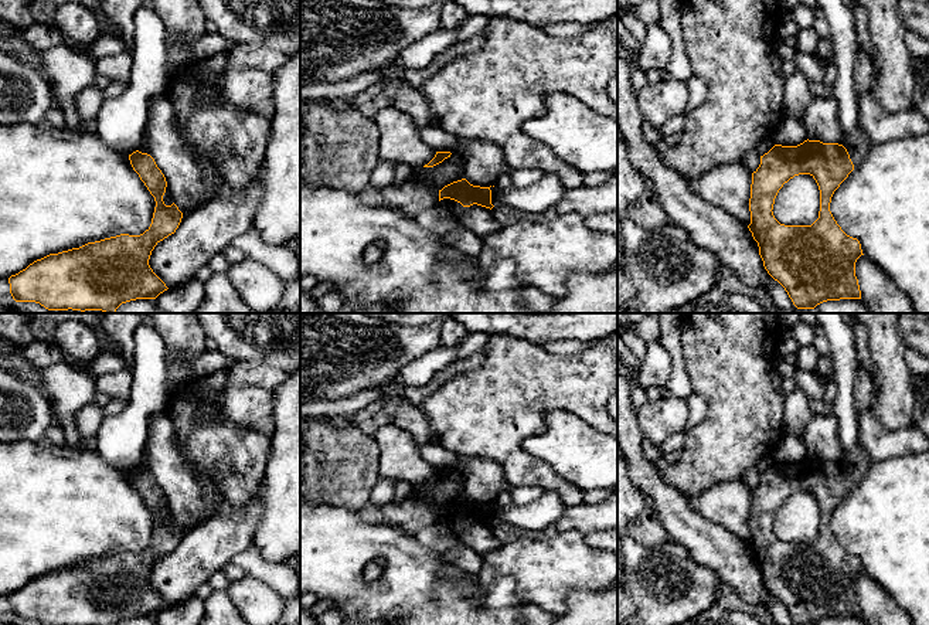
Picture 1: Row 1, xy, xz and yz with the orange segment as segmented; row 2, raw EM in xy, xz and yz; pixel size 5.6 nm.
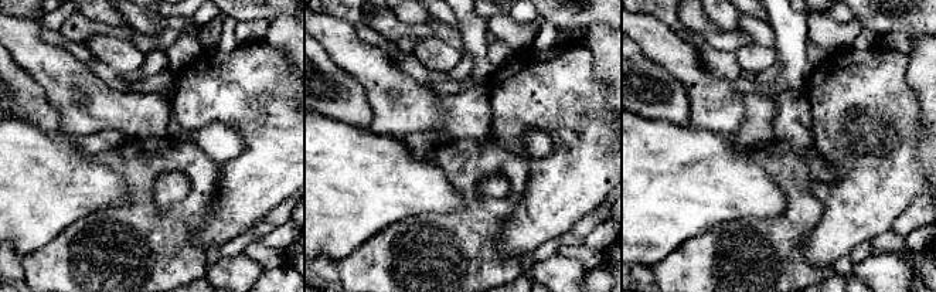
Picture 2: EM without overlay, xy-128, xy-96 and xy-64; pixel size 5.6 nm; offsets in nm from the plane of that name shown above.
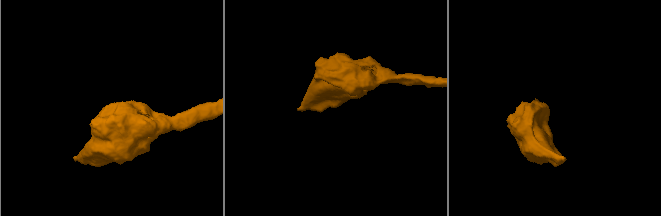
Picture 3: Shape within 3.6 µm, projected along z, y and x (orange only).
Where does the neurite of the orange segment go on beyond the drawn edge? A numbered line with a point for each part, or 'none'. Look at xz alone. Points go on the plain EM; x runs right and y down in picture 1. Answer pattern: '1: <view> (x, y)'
none

